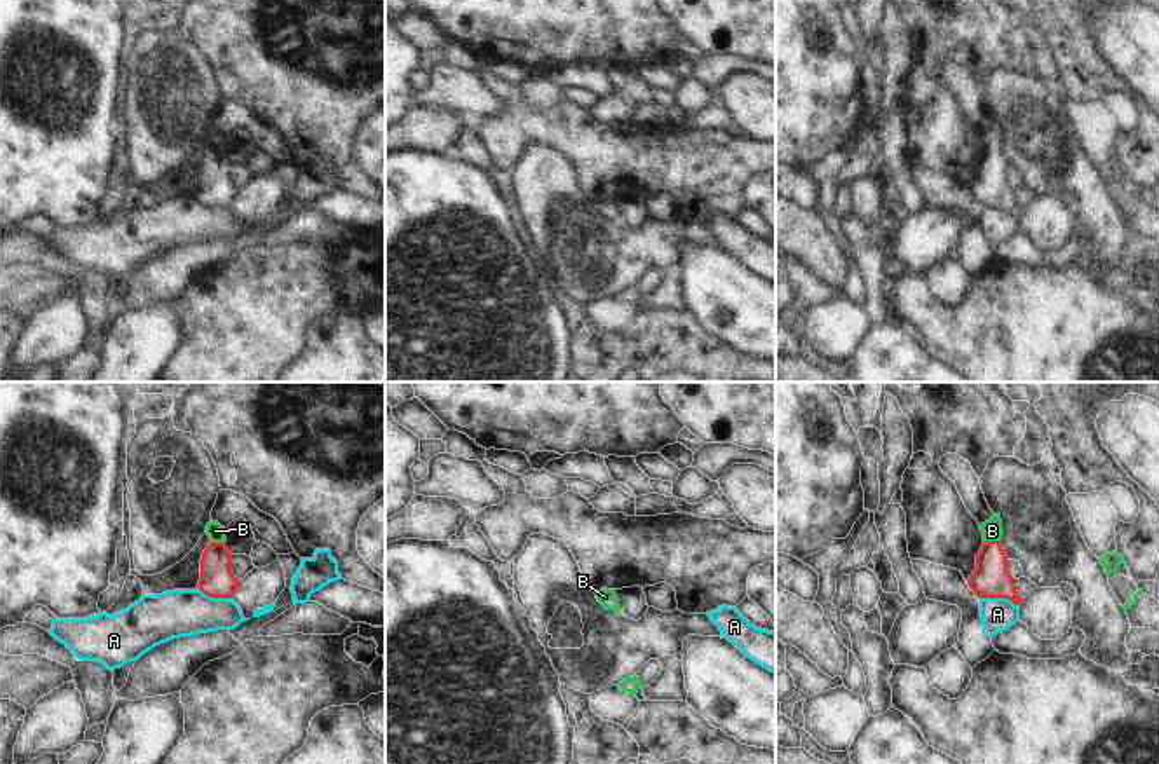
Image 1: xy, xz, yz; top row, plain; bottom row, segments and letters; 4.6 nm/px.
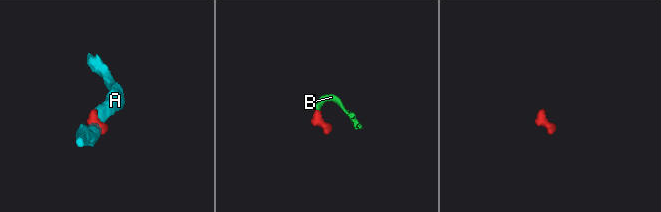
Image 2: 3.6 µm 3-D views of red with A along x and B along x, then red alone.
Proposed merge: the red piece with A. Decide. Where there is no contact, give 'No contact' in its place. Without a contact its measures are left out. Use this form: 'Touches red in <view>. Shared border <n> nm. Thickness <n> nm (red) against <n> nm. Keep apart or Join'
Touches red in yz. Shared border 180 nm. Thickness 180 nm (red) against 160 nm. Keep apart

